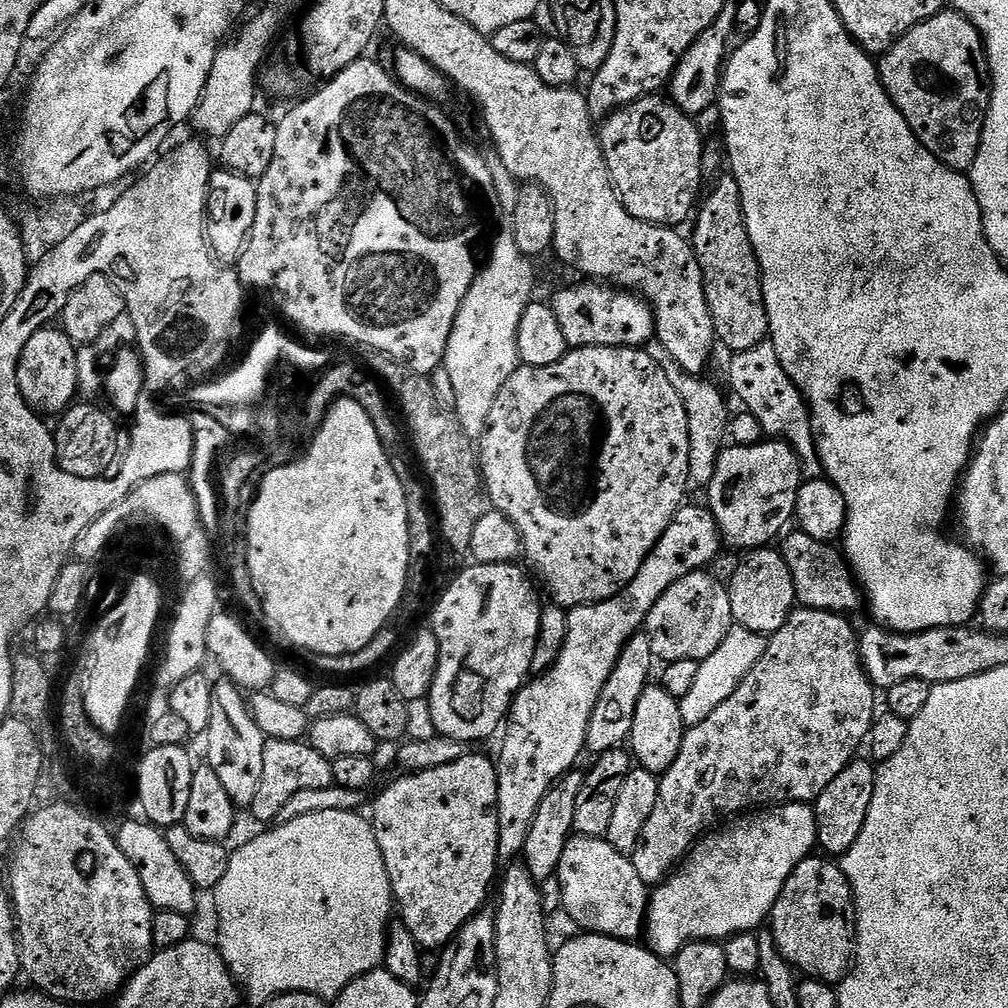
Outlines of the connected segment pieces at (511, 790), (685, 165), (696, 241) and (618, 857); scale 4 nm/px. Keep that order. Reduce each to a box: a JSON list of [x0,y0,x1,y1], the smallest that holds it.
[[496,506,722,857],[599,94,706,226],[690,174,769,354],[558,835,650,942]]

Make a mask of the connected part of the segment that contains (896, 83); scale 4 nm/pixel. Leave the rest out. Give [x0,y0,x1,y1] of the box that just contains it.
[878,10,990,173]

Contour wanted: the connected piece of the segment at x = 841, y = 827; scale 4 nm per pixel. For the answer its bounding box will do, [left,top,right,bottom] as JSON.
[814,758,877,858]

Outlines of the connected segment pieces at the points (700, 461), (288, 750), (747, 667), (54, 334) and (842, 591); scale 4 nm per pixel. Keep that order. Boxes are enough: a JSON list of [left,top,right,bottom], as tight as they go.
[[646,342,730,489],[250,740,334,826],[679,626,767,726],[17,327,79,416],[778,530,862,614]]

